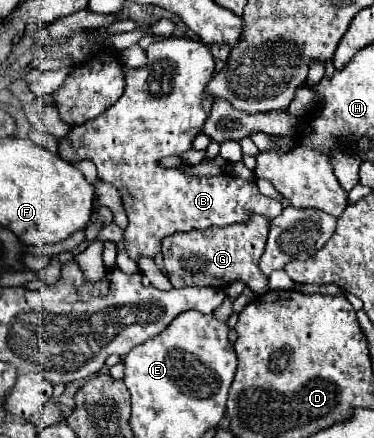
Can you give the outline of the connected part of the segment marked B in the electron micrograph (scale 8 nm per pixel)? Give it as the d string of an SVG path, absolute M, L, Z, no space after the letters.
M164 39L160 43L152 43L146 49L148 65L144 69L130 69L122 65L122 73L126 77L126 89L122 97L106 109L106 113L96 119L86 121L80 127L72 127L64 139L58 141L60 157L70 163L78 163L90 159L98 167L98 179L114 185L120 191L124 211L128 215L128 227L124 229L124 247L132 261L142 257L154 259L160 253L160 243L166 235L174 235L178 231L186 233L192 229L206 229L212 225L224 227L232 223L246 223L252 215L262 215L266 219L274 219L282 213L282 203L276 199L264 197L256 183L250 179L238 179L232 175L218 177L202 177L202 175L186 175L182 169L168 169L160 165L160 159L170 155L182 155L192 149L194 137L202 131L202 123L210 115L212 99L204 93L206 83L214 75L214 59L208 45L192 39Z

